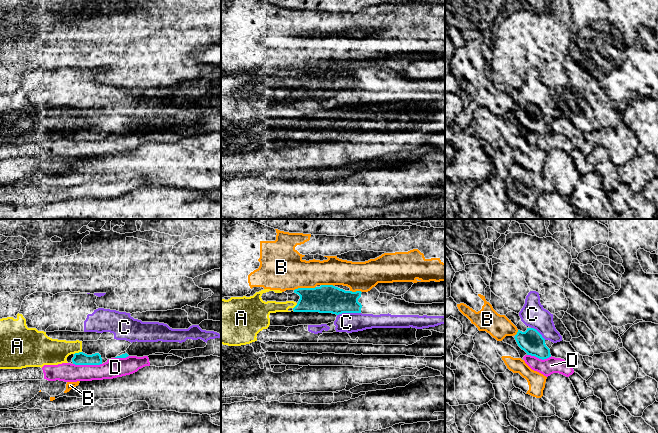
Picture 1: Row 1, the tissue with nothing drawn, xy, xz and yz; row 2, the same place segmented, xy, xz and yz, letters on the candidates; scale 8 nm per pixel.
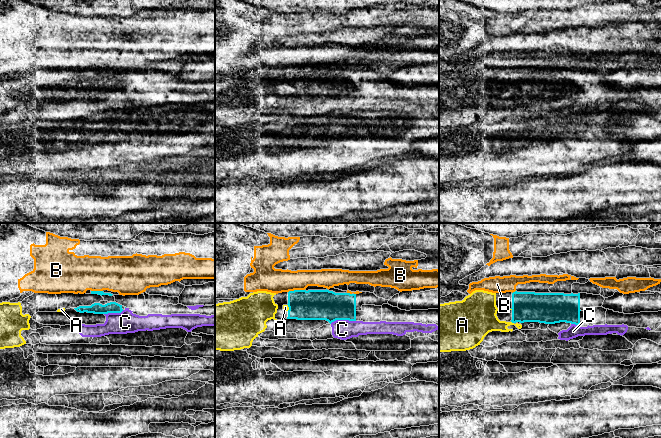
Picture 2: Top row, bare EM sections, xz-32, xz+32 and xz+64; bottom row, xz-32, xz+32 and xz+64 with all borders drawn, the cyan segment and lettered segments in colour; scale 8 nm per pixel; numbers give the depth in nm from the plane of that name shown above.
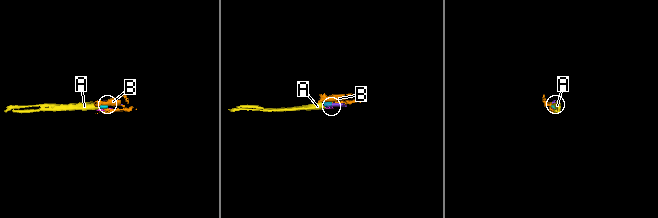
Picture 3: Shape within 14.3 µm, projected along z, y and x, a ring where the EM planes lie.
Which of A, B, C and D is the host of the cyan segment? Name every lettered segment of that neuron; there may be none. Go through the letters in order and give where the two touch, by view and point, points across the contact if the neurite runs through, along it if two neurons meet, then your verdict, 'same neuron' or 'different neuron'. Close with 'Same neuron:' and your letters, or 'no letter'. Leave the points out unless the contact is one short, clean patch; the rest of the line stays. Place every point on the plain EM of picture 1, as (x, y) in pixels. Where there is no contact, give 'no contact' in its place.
A: contact xy (77, 129); way xy (80, 134), (77, 129), (46, 127); same neuron
B: contact xz (304, 64); different neuron
C: contact xz (348, 88); way xz (327, 74), (337, 77), (348, 88), (346, 98); same neuron
D: contact xy (87, 140); border xy (73, 139), (101, 140); different neuron
Same neuron: A, C

